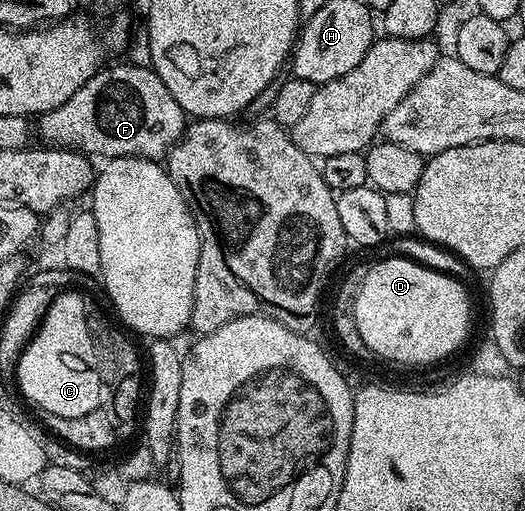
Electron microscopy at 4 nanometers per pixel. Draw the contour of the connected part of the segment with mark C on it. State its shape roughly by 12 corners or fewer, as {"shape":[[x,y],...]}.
{"shape":[[60,290],[19,359],[47,415],[100,410],[86,298]]}

